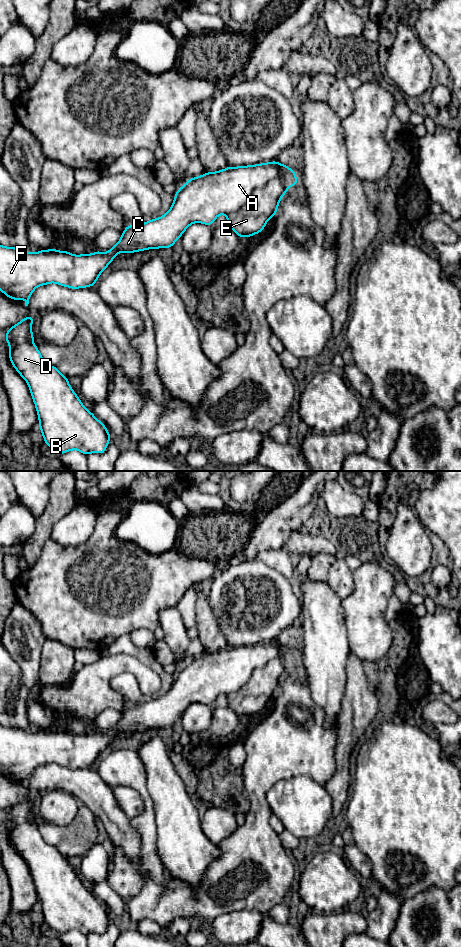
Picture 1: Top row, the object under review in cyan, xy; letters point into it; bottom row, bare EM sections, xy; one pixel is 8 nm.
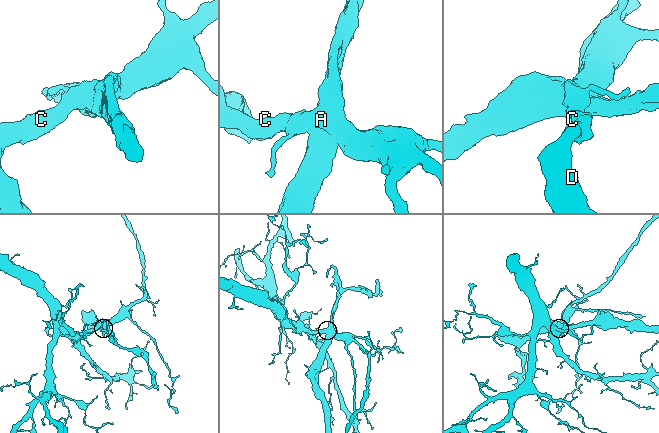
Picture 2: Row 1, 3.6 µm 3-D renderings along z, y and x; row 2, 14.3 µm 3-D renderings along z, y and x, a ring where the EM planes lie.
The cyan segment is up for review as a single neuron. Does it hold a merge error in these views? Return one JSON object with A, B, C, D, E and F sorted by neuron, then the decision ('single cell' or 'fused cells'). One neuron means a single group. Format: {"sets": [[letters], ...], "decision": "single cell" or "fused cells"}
{"sets": [["A", "B", "C", "D", "F"], ["E"]], "decision": "fused cells"}

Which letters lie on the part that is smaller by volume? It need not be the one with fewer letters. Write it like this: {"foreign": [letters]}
{"foreign": ["E"]}

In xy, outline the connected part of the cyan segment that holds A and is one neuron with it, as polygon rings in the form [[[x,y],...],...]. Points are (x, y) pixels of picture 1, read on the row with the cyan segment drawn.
[[[277,161],[248,166],[228,166],[220,171],[190,178],[178,189],[174,195],[174,202],[166,214],[142,224],[128,225],[120,240],[106,253],[96,251],[92,254],[74,255],[68,251],[58,251],[56,248],[31,253],[0,245],[0,291],[14,301],[24,299],[25,306],[28,306],[29,298],[38,286],[50,283],[72,289],[95,286],[100,274],[118,253],[171,248],[191,224],[213,225],[219,215],[236,212],[248,202],[254,190],[276,177],[285,178],[289,186],[297,186],[296,173]]]

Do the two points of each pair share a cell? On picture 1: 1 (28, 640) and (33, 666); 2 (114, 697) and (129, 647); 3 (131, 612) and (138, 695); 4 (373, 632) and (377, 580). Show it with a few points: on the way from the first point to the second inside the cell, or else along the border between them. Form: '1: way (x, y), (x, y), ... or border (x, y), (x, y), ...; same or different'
1: way (28, 646), (28, 660); same
2: border (103, 655), (129, 655); different
3: border (128, 633), (122, 634), (108, 646); different
4: way (373, 619), (373, 593); same

